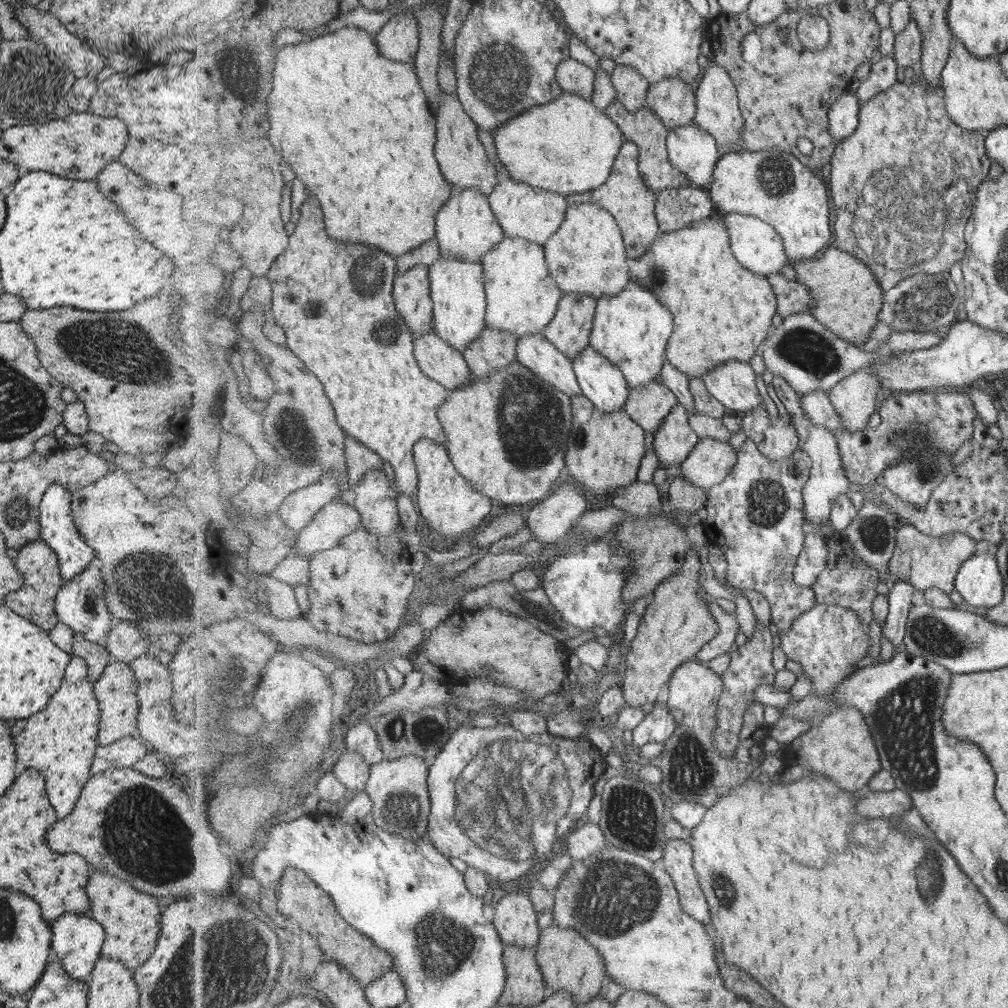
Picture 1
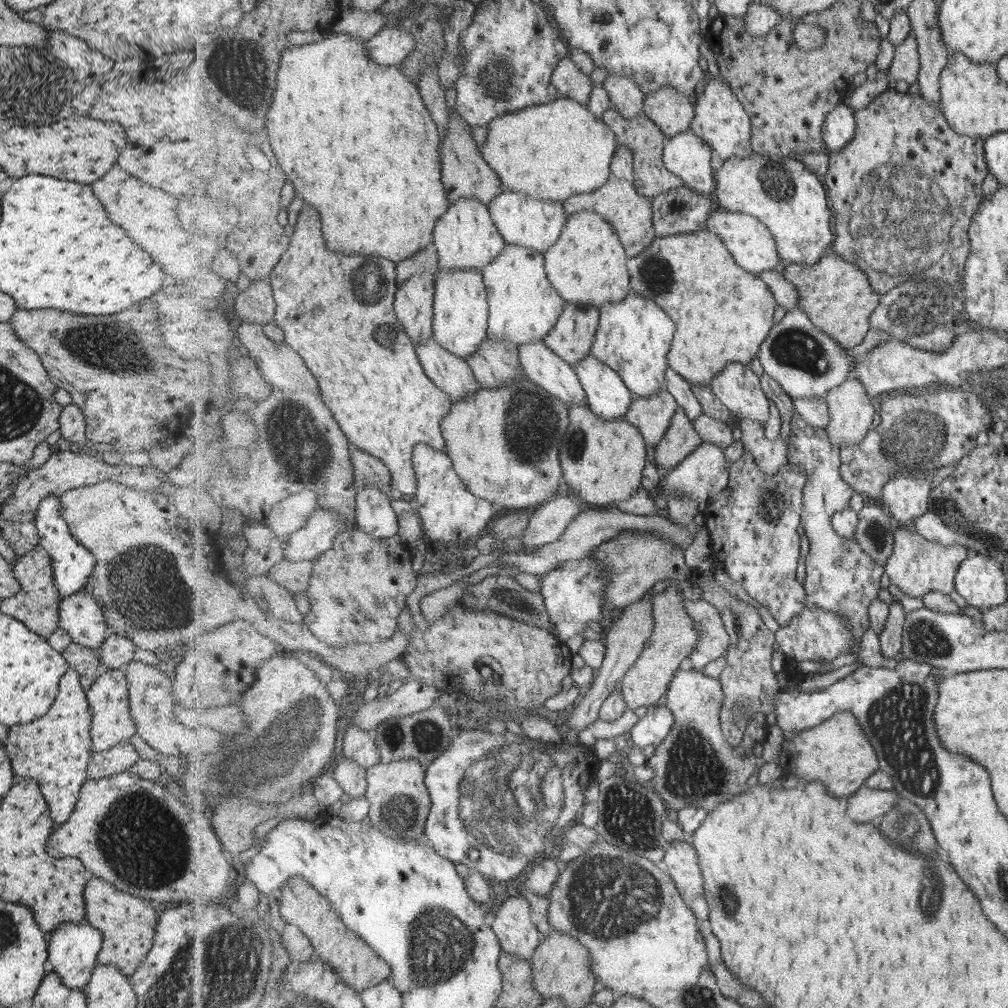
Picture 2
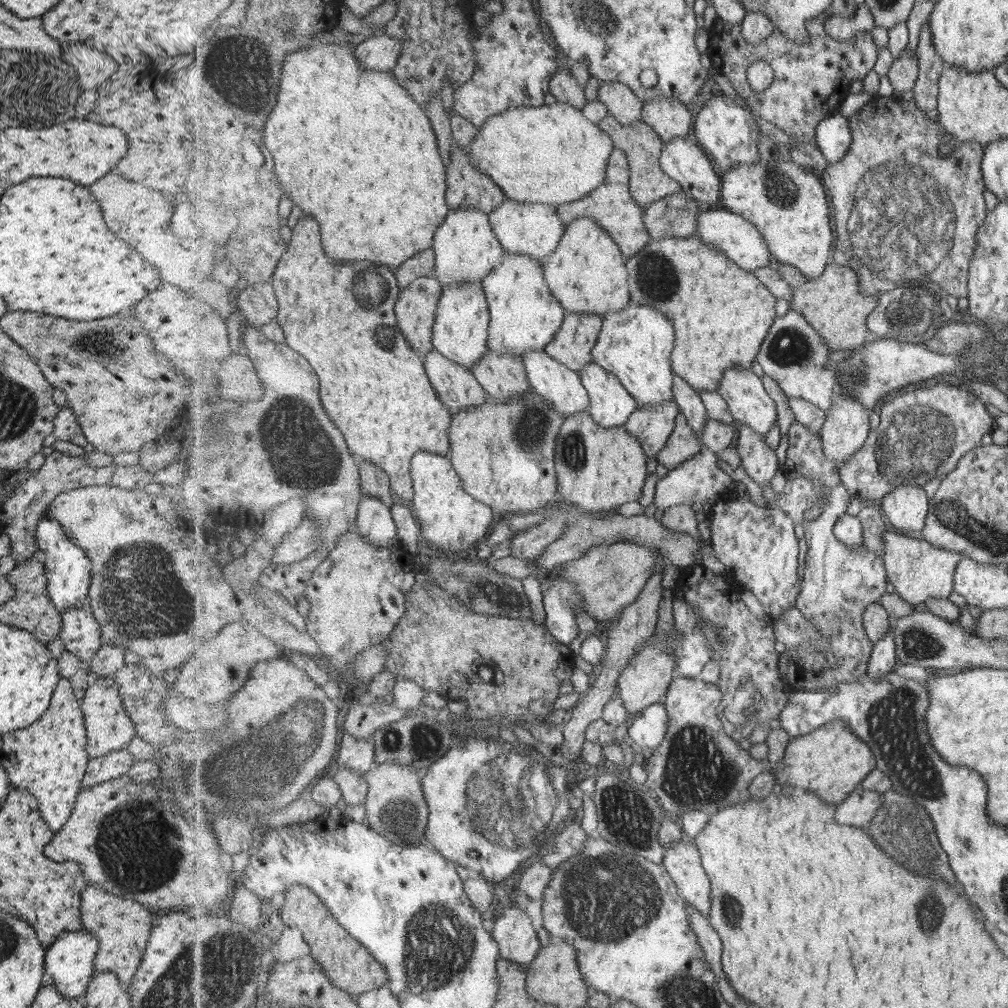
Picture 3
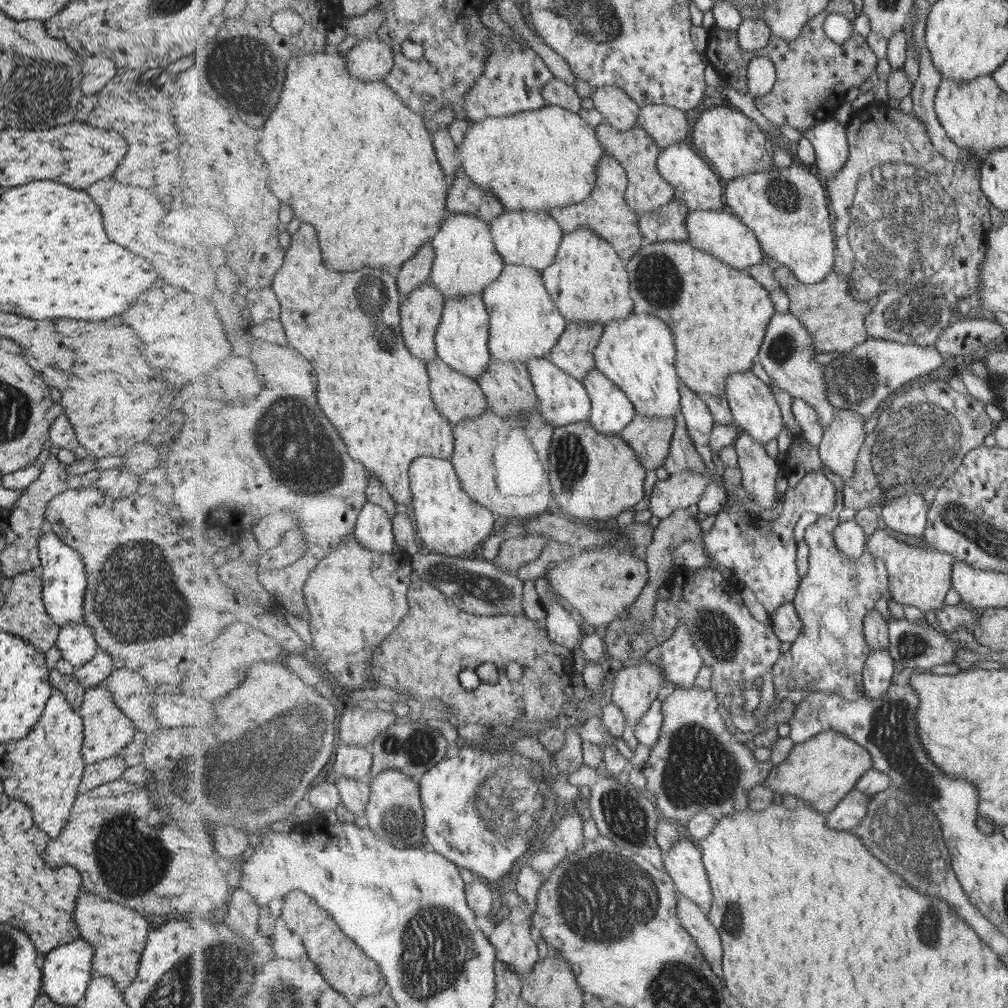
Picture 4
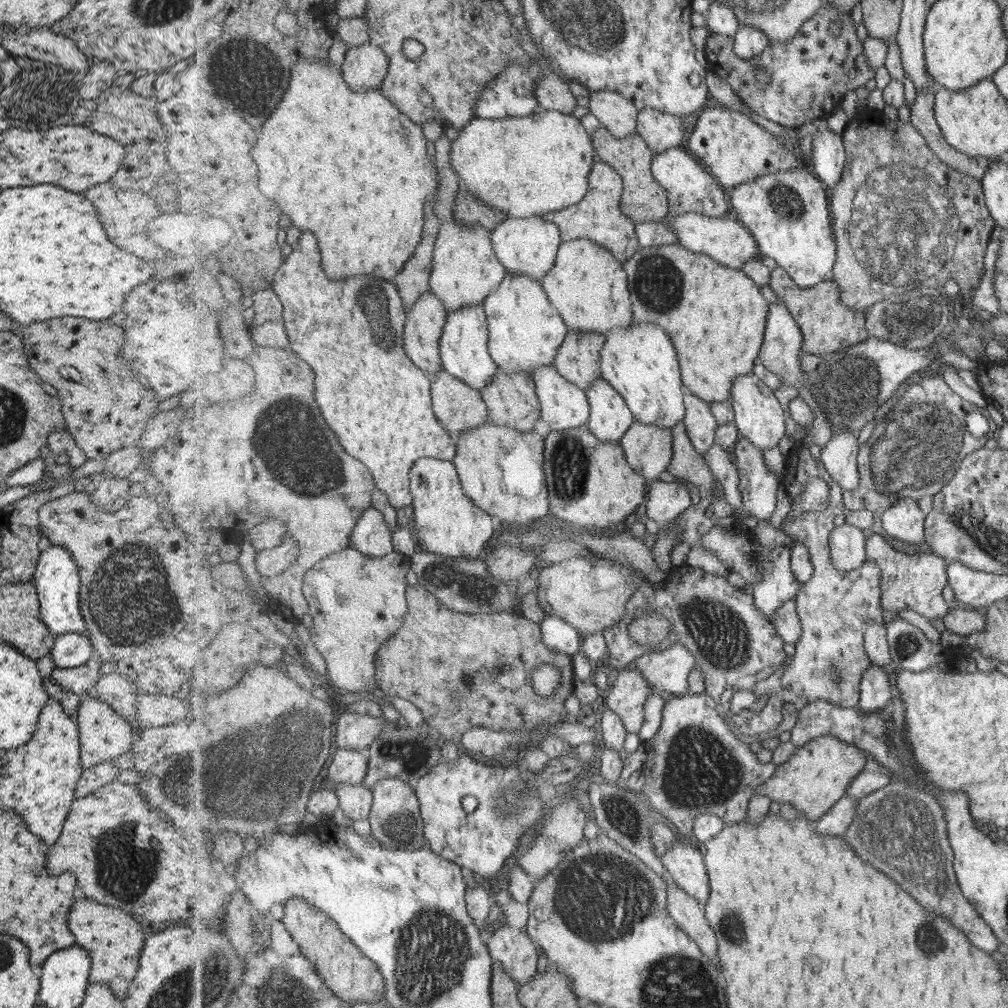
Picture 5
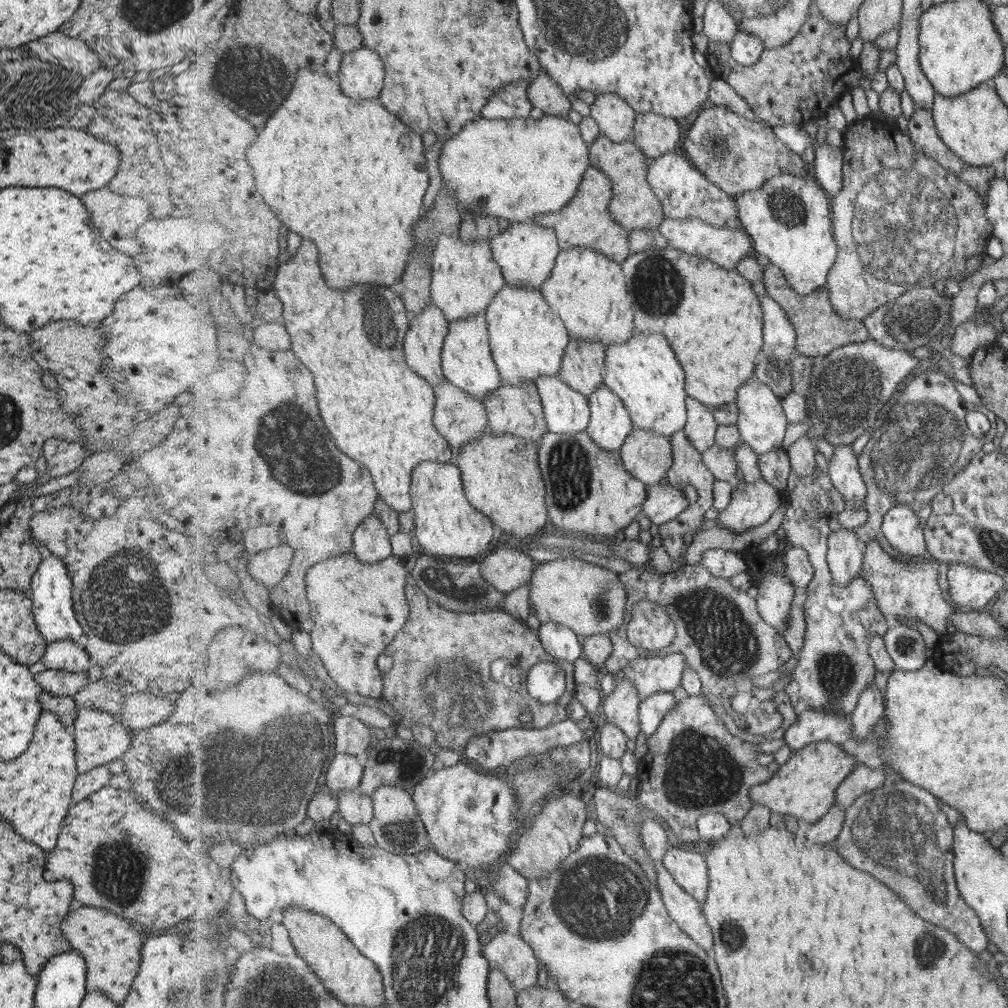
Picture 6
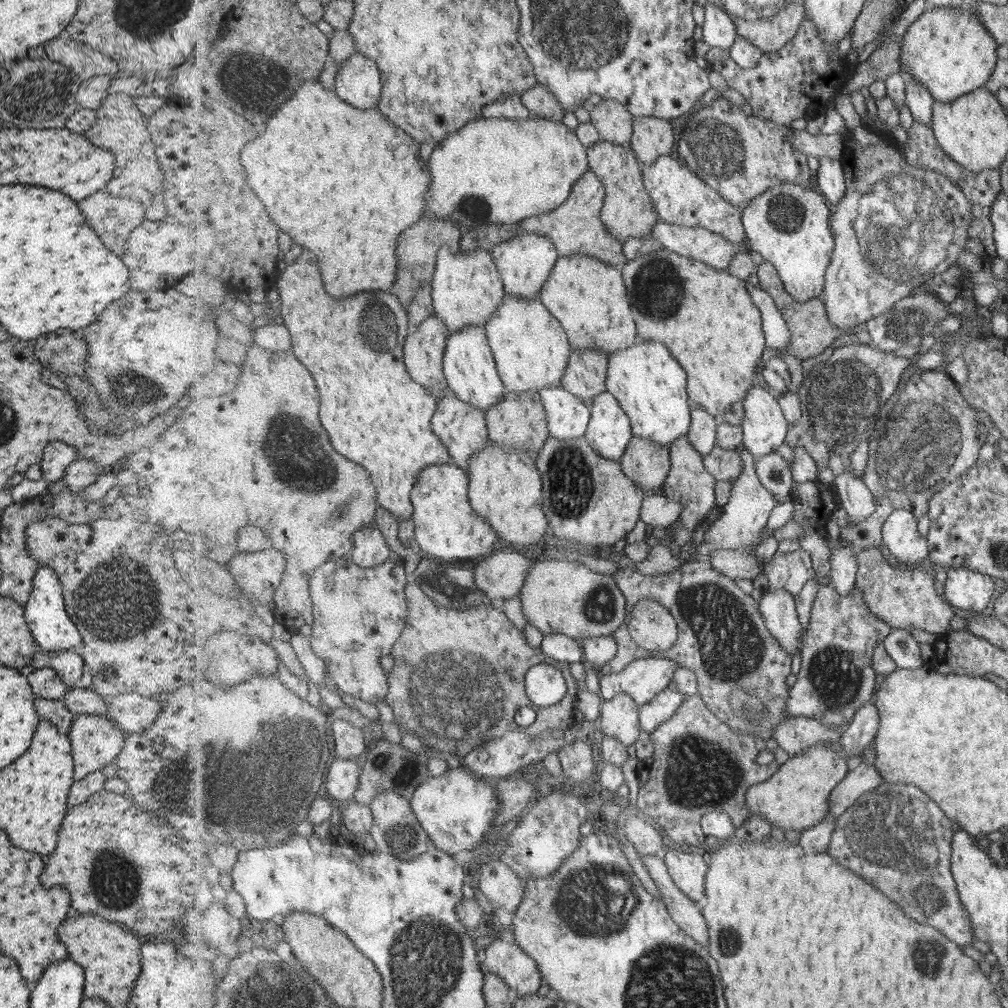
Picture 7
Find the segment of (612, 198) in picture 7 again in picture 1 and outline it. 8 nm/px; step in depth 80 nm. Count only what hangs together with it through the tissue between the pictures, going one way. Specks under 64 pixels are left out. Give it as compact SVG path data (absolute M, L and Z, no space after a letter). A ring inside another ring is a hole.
M616 100L606 109L609 118L612 118L623 131L626 141L637 143L640 151L640 172L653 192L665 191L665 189L678 189L692 186L692 182L687 178L687 174L681 169L673 166L668 154L668 136L671 130L663 122L663 119L649 106L630 111L621 101Z

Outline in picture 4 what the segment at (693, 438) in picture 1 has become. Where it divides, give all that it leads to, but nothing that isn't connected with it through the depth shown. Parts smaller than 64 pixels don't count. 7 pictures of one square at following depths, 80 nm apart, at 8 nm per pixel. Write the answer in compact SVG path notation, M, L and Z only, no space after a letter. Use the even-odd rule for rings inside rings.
M676 414L676 430L671 441L670 453L664 462L664 468L670 475L681 471L707 471L705 462L701 460L701 454L697 452L697 447L689 434L686 418L684 414Z

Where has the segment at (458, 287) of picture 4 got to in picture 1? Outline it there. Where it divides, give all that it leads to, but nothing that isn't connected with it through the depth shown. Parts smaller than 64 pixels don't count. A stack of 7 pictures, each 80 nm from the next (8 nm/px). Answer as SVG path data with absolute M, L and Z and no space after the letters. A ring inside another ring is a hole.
M479 190L454 192L436 219L436 237L440 244L440 252L448 257L481 263L484 256L493 250L495 245L499 245L505 236L497 216L493 214L488 196Z

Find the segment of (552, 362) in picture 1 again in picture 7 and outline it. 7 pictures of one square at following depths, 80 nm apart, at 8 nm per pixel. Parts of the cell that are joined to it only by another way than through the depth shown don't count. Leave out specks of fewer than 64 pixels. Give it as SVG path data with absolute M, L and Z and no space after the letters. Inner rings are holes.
M562 384L540 390L548 415L550 436L569 440L586 435L592 409L581 397L569 392Z

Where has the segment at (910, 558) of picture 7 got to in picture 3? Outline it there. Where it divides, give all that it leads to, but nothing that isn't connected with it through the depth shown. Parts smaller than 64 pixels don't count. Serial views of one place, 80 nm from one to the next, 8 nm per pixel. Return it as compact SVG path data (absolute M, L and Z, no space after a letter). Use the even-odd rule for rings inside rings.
M897 486L881 501L881 510L890 524L901 530L923 530L930 498L923 486Z

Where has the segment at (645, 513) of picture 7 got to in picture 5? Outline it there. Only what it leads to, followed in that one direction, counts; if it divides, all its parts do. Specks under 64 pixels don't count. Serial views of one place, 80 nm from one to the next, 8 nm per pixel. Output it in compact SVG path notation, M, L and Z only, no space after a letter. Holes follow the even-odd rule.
M655 480L646 501L647 517L662 525L677 518L691 506L691 488L685 482Z

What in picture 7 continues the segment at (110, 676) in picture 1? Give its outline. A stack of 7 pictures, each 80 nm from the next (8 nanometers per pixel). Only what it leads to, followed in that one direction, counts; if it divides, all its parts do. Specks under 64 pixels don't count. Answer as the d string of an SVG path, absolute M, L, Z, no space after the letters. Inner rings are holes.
M85 713L73 717L67 736L71 745L72 779L74 781L91 772L100 771L101 768L111 764L123 748L125 739L124 732L119 730L104 714L90 715Z

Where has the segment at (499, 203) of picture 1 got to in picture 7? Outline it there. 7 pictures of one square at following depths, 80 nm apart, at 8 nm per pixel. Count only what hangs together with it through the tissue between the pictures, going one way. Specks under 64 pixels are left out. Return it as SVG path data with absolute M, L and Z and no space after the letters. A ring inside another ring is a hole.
M527 232L515 235L508 241L495 245L491 251L504 280L506 294L526 299L540 296L543 286L549 281L552 270L560 258L553 240L541 233Z

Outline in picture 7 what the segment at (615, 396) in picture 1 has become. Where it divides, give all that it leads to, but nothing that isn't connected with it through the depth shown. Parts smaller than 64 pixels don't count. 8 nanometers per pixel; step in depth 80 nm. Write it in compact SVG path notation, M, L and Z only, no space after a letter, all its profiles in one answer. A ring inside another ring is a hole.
M608 390L594 398L591 409L592 420L585 435L586 439L602 457L620 462L634 437L629 415Z

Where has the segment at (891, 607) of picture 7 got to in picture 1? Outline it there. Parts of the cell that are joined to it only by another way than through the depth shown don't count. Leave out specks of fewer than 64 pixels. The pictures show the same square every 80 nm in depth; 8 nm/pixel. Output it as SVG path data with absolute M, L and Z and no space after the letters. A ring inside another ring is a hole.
M903 523L897 535L897 550L890 560L892 576L897 581L911 581L920 595L924 590L939 587L946 593L955 590L955 578L965 560L977 550L977 539L967 533L949 533L948 536L933 537L919 532L916 526Z

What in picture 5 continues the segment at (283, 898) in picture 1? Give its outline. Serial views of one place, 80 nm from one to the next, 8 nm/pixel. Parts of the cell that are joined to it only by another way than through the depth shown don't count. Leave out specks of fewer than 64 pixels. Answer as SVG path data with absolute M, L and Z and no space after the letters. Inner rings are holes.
M294 896L291 901L286 902L283 910L285 910L285 924L289 932L295 936L295 940L299 942L304 956L314 962L318 972L325 977L330 988L339 998L346 999L352 1004L376 1003L385 998L388 984L380 971L380 966L344 933L333 918L308 903L303 897Z

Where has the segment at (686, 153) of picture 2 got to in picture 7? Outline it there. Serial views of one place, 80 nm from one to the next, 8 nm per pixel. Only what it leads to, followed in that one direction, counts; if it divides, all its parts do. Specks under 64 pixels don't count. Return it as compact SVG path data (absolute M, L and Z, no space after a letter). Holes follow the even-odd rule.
M660 157L652 165L644 167L643 174L645 188L652 195L662 223L703 227L741 246L741 242L747 237L742 222L742 210L708 186L699 175L685 166L685 162L681 162L679 157Z

